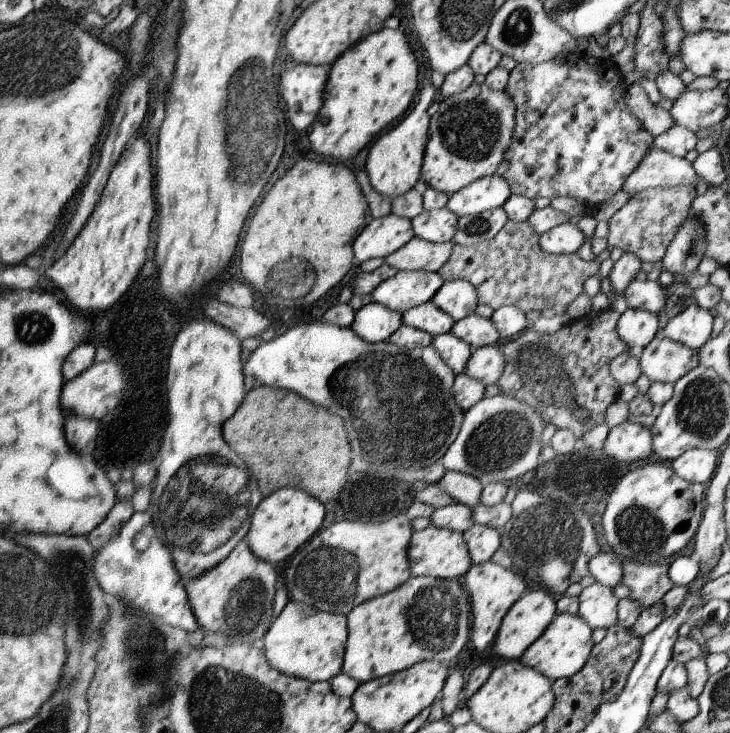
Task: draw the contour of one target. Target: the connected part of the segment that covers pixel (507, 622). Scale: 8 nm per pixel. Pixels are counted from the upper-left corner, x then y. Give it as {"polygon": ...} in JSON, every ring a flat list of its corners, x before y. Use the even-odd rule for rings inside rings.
{"polygon":[[526,590,522,598,515,602,508,614,503,618,502,624,493,642,493,652,499,661,519,660,528,650,528,647,536,642,537,638,548,628,552,619,557,615,556,598,550,596,544,590]]}

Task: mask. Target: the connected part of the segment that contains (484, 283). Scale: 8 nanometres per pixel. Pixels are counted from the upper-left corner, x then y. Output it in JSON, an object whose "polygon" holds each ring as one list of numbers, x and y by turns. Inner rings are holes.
{"polygon":[[508,219,508,224,490,240,472,246,454,243,448,262,437,273,445,282,460,278,471,282,477,290,479,304,486,304,494,310,510,305,525,313,544,308,556,310,556,306,562,310,566,302,582,294,584,282,590,276,598,275,602,261,610,258,610,248,602,251,592,262,586,262,578,253,558,255,542,250,539,238,540,234,528,221]]}

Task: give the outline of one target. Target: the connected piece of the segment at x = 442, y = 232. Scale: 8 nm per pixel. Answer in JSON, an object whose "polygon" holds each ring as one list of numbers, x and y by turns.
{"polygon":[[444,206,441,209,422,211,411,220,411,224,416,237,444,244,453,240,458,230,458,219,459,216]]}

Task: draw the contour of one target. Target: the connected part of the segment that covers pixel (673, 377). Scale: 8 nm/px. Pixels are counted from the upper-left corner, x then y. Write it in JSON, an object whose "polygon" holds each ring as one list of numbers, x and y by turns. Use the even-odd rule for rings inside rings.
{"polygon":[[654,337,654,340,649,342,648,346,645,346,638,354,641,374,647,376,652,383,670,383,674,385,677,380,680,380,700,364,699,350,692,350,682,342,674,342,666,337,661,339]]}

